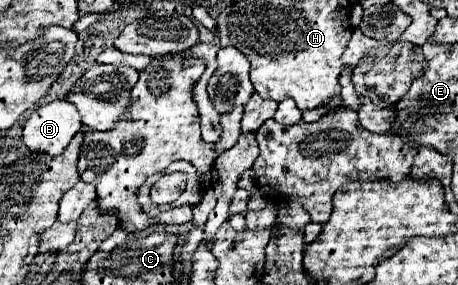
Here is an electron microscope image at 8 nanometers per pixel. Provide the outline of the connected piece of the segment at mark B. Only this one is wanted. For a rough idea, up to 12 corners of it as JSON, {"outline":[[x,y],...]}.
{"outline":[[60,99],[32,111],[22,141],[56,157],[82,123]]}

